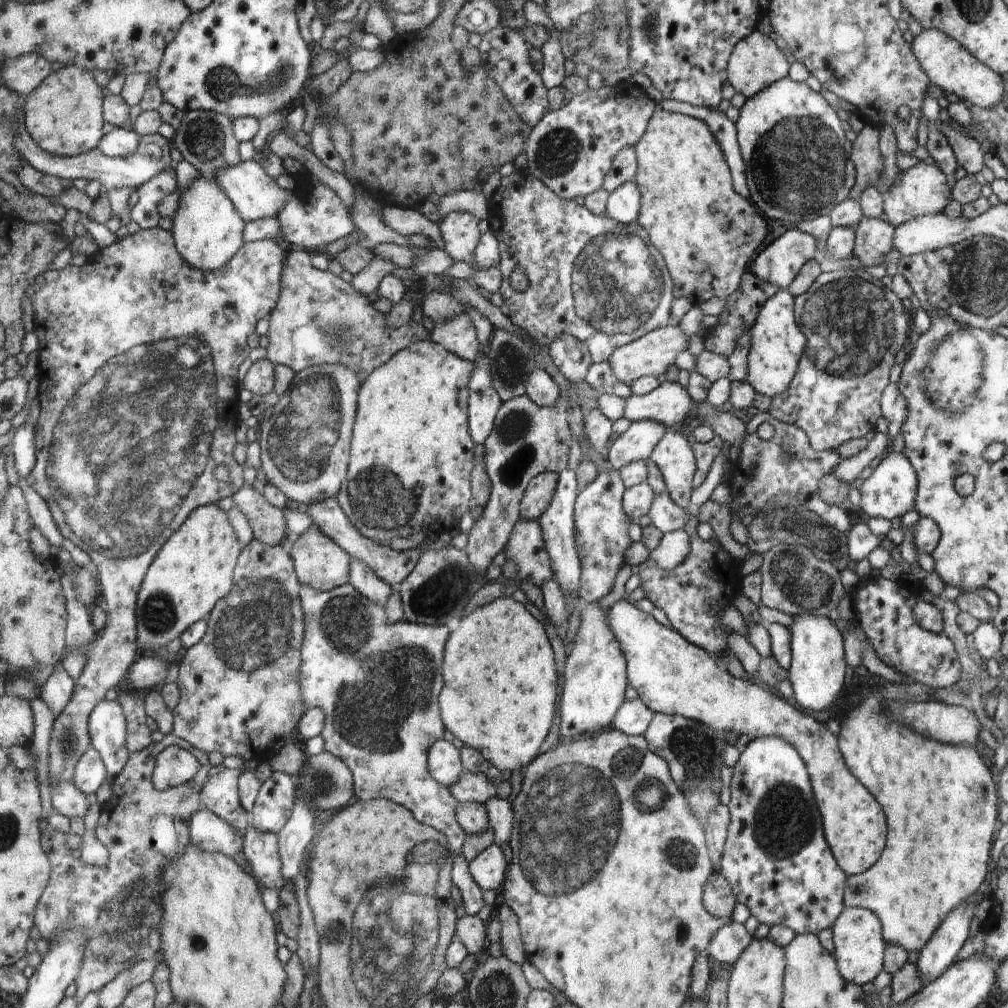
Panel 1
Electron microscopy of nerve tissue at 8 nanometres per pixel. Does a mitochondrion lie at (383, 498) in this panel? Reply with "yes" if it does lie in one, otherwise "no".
yes

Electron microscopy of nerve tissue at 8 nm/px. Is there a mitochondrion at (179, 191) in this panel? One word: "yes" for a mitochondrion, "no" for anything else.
no

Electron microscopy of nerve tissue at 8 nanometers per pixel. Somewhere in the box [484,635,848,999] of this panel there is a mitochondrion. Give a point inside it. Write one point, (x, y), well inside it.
(559, 850)

